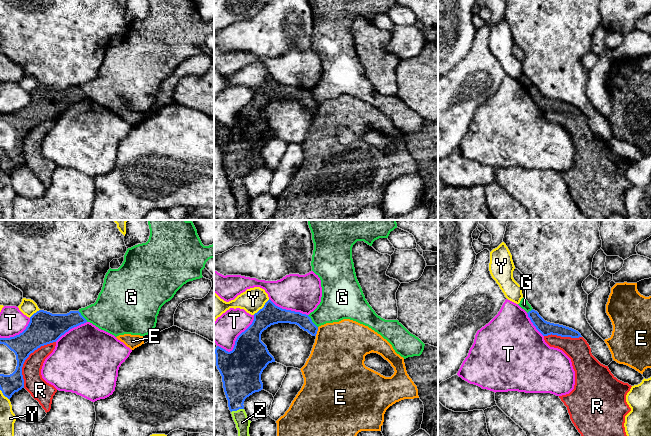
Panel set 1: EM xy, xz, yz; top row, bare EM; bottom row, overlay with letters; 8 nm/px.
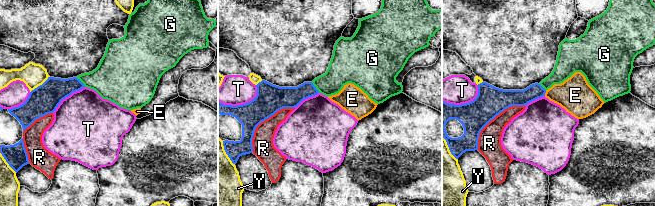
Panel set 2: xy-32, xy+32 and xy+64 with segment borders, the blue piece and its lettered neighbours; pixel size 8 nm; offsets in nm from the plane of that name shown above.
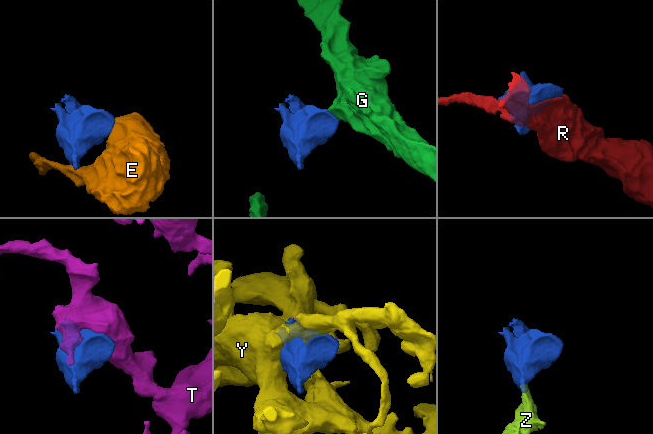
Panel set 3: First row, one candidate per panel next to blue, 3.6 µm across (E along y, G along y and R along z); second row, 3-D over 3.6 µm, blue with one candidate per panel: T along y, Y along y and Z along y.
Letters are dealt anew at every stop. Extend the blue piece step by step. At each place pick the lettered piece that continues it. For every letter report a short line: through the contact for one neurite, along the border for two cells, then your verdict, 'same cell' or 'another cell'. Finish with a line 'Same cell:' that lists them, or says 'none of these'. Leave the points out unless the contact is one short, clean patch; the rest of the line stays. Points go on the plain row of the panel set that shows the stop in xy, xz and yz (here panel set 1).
E: xz (318, 103), (315, 111) | another cell
G: xz (307, 91), (317, 103) | another cell
R: another cell
T: another cell
Y: another cell
Z: xz (240, 154), (237, 162), (237, 185), (242, 198) | same cell
Same cell: Z

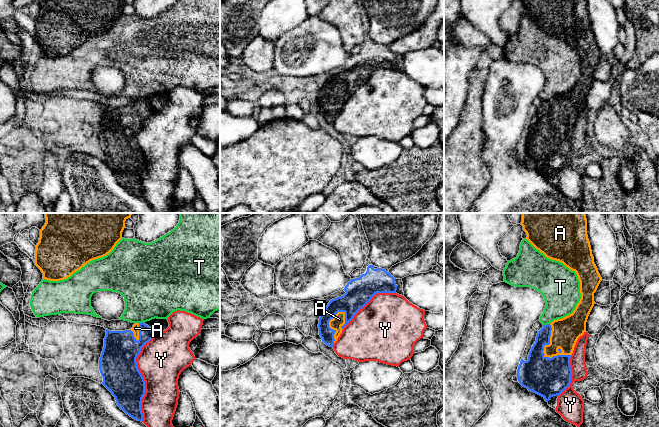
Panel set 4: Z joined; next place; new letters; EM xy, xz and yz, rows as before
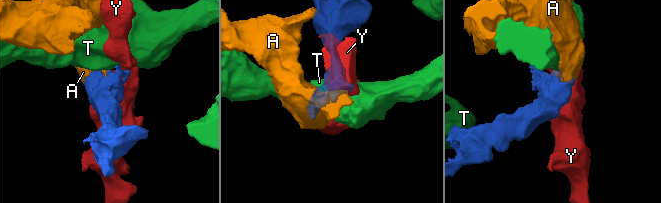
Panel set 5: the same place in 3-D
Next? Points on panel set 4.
A: same cell
T: another cell
Y: another cell
Same cell: A

